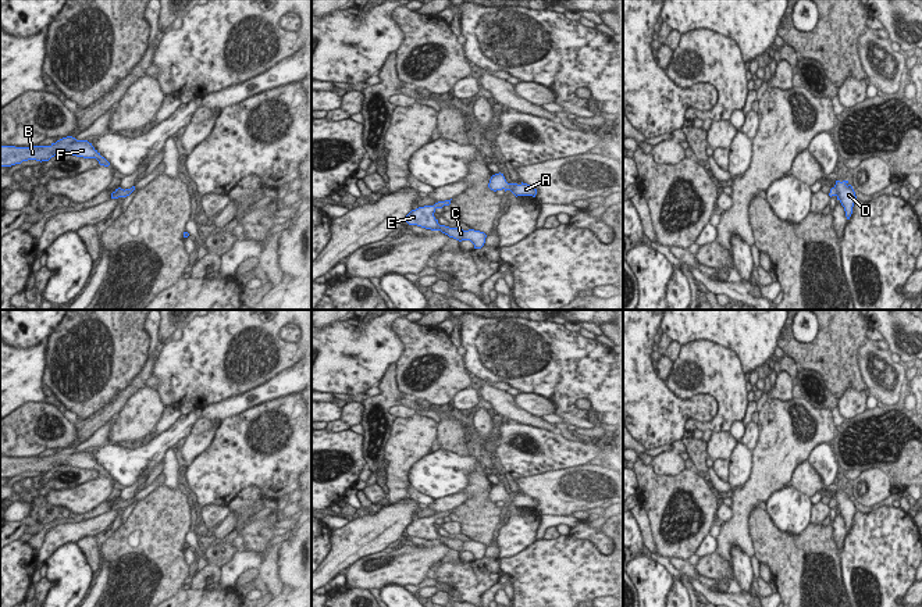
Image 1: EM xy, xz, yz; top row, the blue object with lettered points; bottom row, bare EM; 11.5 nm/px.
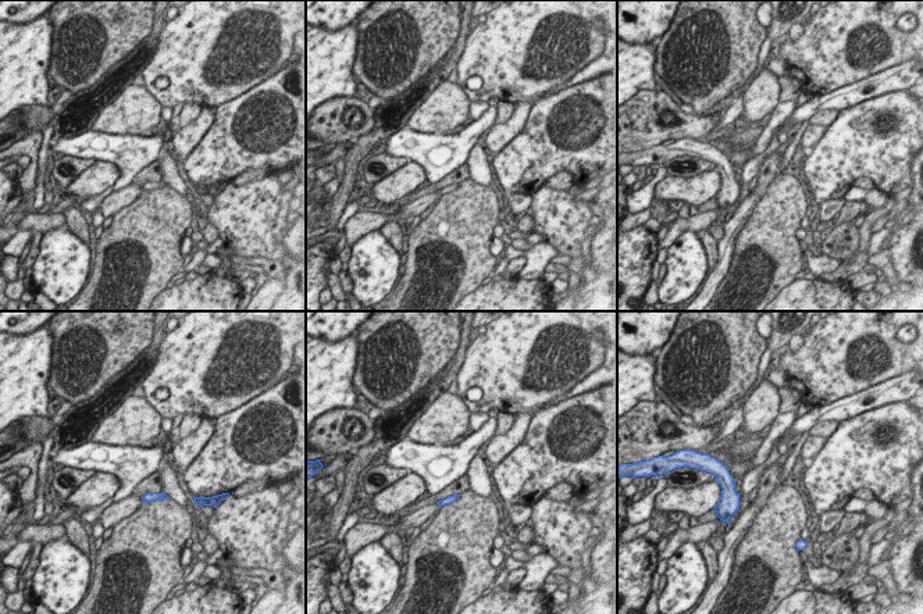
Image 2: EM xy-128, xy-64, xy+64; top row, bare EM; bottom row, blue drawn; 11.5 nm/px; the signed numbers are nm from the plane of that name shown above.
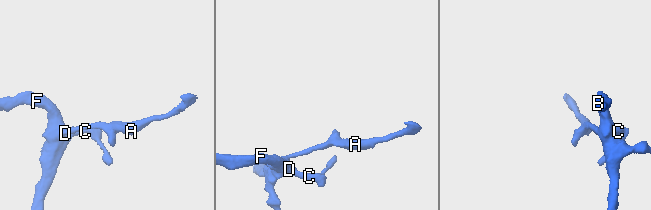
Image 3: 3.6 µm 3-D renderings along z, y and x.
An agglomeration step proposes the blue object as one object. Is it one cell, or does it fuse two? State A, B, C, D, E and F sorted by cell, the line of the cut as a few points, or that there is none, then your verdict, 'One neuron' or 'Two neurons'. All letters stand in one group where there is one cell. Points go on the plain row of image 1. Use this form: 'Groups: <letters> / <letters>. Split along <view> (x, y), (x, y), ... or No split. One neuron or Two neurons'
Groups: A B C D E F. No split. One neuron

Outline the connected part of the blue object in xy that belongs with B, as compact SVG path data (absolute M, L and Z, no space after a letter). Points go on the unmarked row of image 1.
M72 447L63 449L50 457L0 457L0 478L11 478L22 472L36 471L49 472L57 465L71 465L83 469L96 469L100 476L108 478L110 474L88 451L76 451Z

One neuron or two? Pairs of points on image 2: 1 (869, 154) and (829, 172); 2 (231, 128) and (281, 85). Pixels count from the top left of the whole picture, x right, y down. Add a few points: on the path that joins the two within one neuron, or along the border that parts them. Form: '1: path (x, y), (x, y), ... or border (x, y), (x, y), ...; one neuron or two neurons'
1: path (859, 154), (847, 154), (838, 163); one neuron
2: path (243, 122), (268, 97); one neuron

